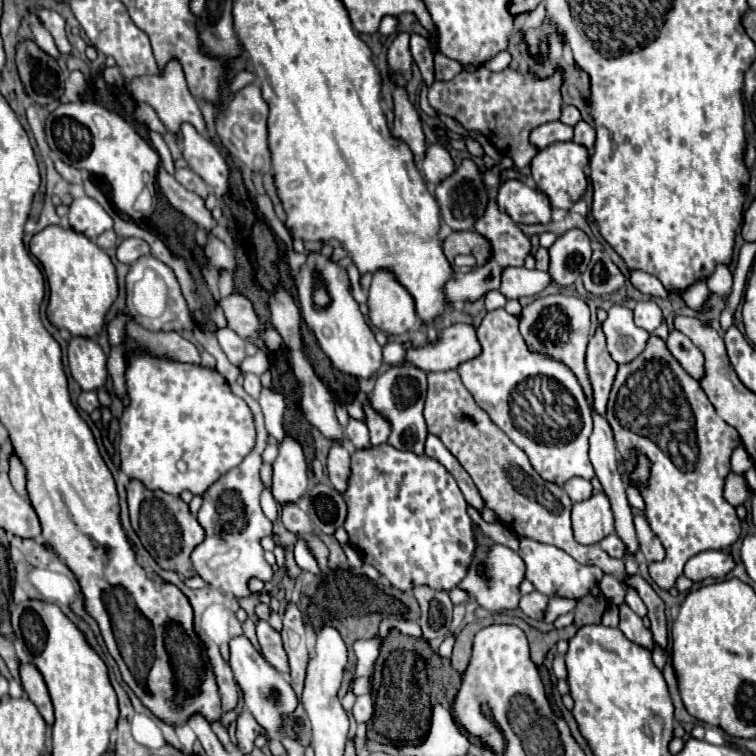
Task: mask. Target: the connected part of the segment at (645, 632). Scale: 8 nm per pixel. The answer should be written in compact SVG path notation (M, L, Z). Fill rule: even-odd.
M620 604L620 630L624 632L624 636L648 650L652 650L654 640L650 630L644 626L642 618L636 616L628 604Z

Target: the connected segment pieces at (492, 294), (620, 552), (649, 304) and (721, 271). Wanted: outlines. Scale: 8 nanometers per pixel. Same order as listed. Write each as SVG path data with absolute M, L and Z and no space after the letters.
M490 290L486 294L486 310L496 310L496 308L502 308L506 304L506 298L504 294L500 294L500 290Z
M614 532L614 534L610 534L610 536L606 536L602 542L600 542L600 548L602 550L606 550L610 556L614 556L614 558L624 558L624 554L626 554L626 546L624 546L624 542L620 542L620 536Z
M654 300L638 302L634 308L634 322L636 322L636 326L640 326L644 330L654 332L662 322L662 310L658 308L658 304Z
M718 266L716 272L706 282L708 282L710 292L716 296L726 298L732 292L732 272L728 270L728 266Z

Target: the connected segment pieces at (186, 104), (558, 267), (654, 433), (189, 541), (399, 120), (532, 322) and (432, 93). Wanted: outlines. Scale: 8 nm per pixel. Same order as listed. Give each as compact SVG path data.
M170 60L170 64L164 68L164 74L162 76L144 76L144 78L134 78L131 84L127 87L130 90L135 100L140 102L146 102L150 104L158 118L164 122L164 126L180 140L180 126L184 122L192 124L200 134L206 132L206 124L204 124L204 118L202 118L202 112L198 108L198 102L194 100L194 96L190 94L188 86L186 86L186 80L184 80L184 74L182 74L182 68L176 60Z
M568 230L550 246L548 274L560 286L570 286L588 266L592 256L590 240L582 230Z
M650 336L646 350L634 362L618 368L606 406L606 420L614 430L616 450L626 472L636 470L636 456L646 456L650 462L648 482L636 484L636 488L646 504L646 520L666 548L666 558L648 568L652 580L662 590L670 590L688 558L704 550L726 550L740 538L740 518L736 516L736 508L724 498L724 478L730 472L730 454L740 446L740 434L716 414L704 390L700 390L700 382L674 360L664 340L656 336Z
M130 480L130 484L128 484L128 508L130 508L132 528L138 534L142 546L156 560L156 564L160 568L174 570L186 578L194 576L190 554L204 540L204 530L198 524L196 516L190 514L188 504L182 502L180 496L172 496L172 494L166 494L160 490L152 492L142 482Z
M396 86L392 96L394 96L394 114L396 114L394 136L402 138L414 152L416 162L420 162L426 152L426 142L424 142L424 132L422 132L418 112L408 100L408 90L404 86Z
M550 294L550 296L536 298L528 306L524 306L522 312L518 314L518 320L520 320L520 334L528 342L528 350L536 350L538 354L564 362L574 372L578 382L582 384L586 400L590 402L590 408L592 408L592 384L588 382L588 372L586 372L586 364L584 364L588 336L590 336L588 304L578 296Z
M480 66L476 72L460 72L452 80L436 80L428 88L428 102L440 114L456 118L464 130L484 134L504 156L510 156L518 168L524 168L538 154L530 144L530 132L546 122L554 122L562 112L562 68L556 68L550 78L538 78L534 72L522 74L520 70L506 68L492 72Z

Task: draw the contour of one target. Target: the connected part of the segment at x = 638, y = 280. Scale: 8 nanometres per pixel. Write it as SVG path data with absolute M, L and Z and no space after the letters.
M628 270L628 278L630 278L630 282L640 290L640 292L644 292L644 294L648 294L648 296L660 296L660 298L666 298L666 288L662 286L662 282L658 280L658 278L654 278L654 276L650 276L650 274L646 274L646 272L642 272L642 270Z

